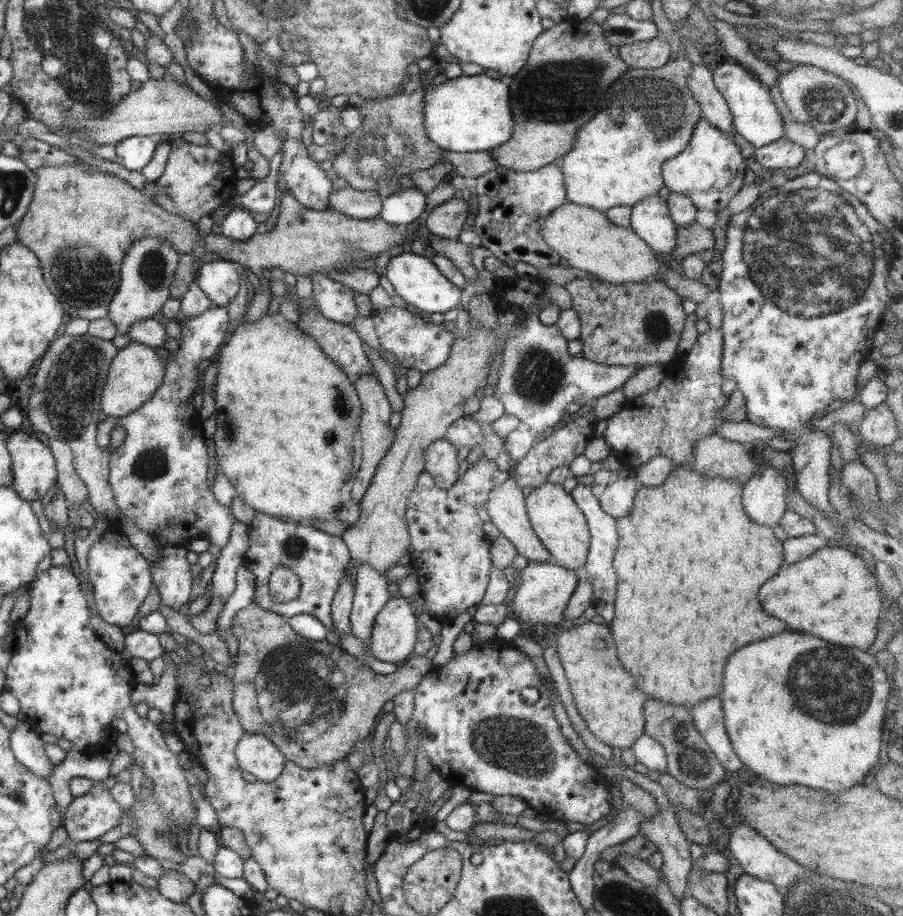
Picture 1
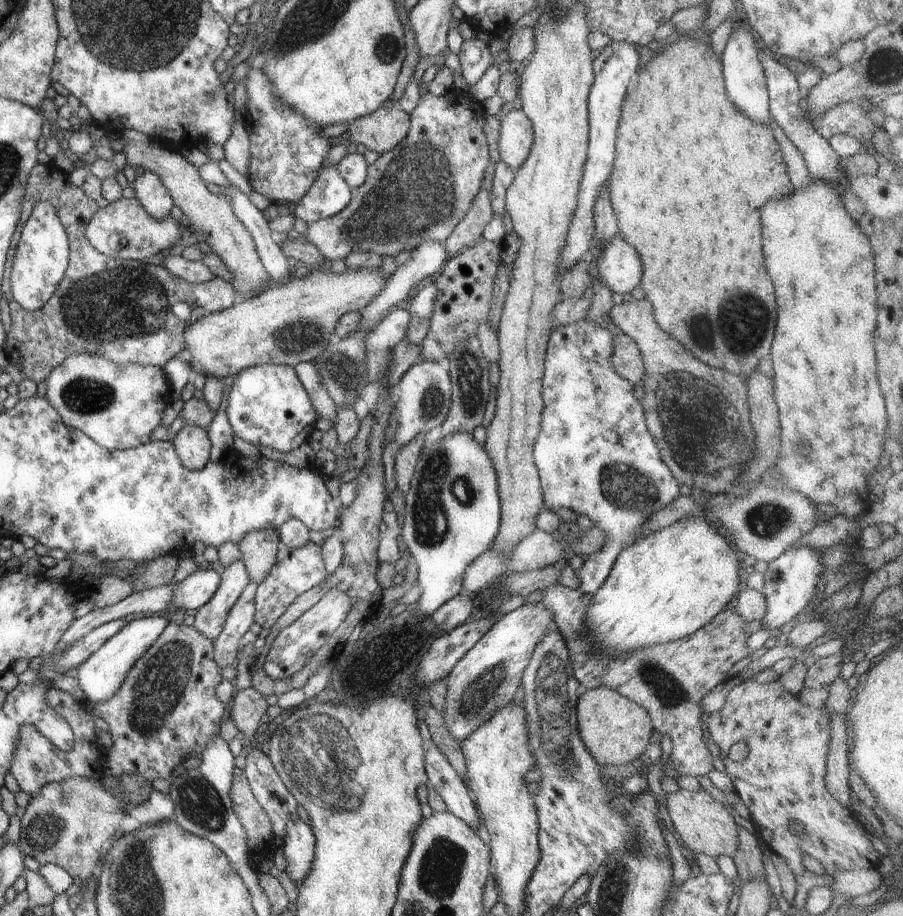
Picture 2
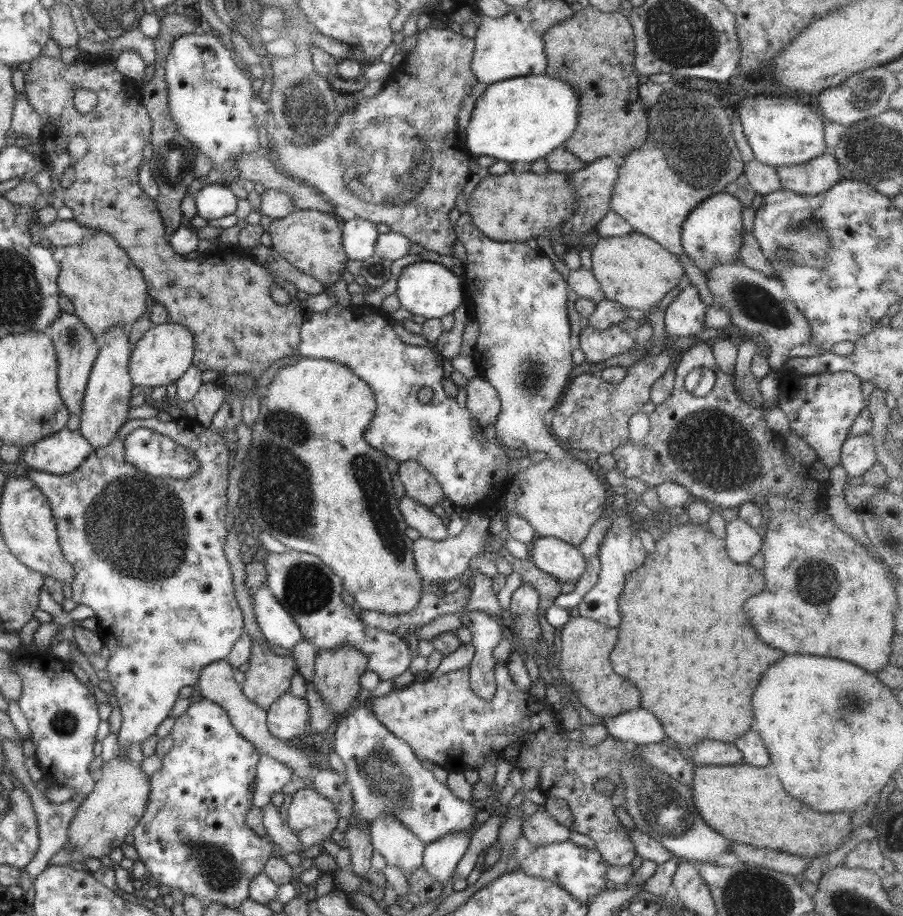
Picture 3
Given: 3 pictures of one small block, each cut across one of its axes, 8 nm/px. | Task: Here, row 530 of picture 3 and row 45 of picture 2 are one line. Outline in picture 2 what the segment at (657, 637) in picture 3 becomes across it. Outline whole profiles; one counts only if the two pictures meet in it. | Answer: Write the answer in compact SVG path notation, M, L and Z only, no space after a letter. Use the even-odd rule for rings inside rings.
M698 34L680 36L662 52L653 53L646 65L638 70L638 74L636 91L625 95L622 103L622 114L617 130L617 153L609 178L609 197L617 214L619 235L627 240L640 255L643 264L640 286L645 290L646 299L652 303L657 323L709 367L749 376L757 368L758 362L770 354L774 328L776 328L776 294L764 264L764 252L762 252L762 240L760 240L760 230L762 230L760 208L772 196L782 196L793 191L781 146L768 125L749 119L749 116L730 102L726 92L721 57L710 48L710 42L706 37Z

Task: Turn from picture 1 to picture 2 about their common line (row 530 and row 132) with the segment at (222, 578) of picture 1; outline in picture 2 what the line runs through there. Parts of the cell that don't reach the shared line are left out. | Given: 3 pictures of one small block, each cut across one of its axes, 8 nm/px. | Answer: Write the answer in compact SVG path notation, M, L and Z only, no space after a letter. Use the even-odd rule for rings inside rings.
M236 119L232 125L229 139L223 144L225 159L240 172L249 174L249 162L251 159L251 142L249 139L246 122Z

